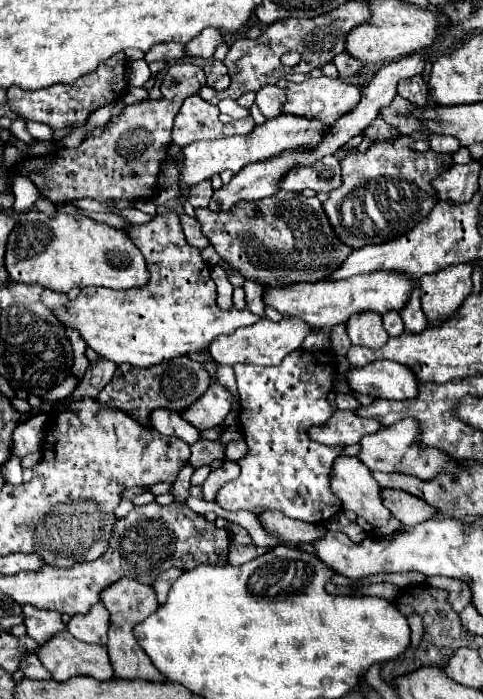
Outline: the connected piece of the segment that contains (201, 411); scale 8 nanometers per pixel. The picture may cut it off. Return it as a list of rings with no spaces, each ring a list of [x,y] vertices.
[[[212,383],[208,391],[196,403],[192,403],[188,411],[182,411],[180,415],[184,421],[192,423],[198,431],[212,429],[226,419],[232,401],[234,397],[220,383]]]

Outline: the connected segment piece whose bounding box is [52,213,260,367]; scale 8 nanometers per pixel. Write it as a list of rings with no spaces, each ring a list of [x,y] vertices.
[[[164,213],[156,215],[152,221],[144,225],[130,225],[126,229],[128,237],[132,243],[142,251],[146,259],[146,267],[150,271],[150,279],[144,287],[140,289],[124,289],[124,291],[114,291],[114,289],[102,289],[102,287],[88,287],[82,289],[76,299],[68,303],[66,309],[54,309],[52,313],[56,319],[64,323],[66,329],[76,329],[84,343],[94,349],[100,357],[114,361],[116,365],[128,363],[134,367],[152,367],[162,361],[188,355],[188,353],[200,353],[208,349],[210,341],[216,339],[218,335],[230,335],[240,327],[256,323],[260,317],[250,313],[248,309],[238,311],[222,311],[216,305],[216,287],[214,281],[210,279],[210,267],[202,261],[200,249],[188,245],[184,239],[184,233],[180,231],[180,221],[176,213]]]

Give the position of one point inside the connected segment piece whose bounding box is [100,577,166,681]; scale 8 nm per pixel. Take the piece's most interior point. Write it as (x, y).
(128, 602)

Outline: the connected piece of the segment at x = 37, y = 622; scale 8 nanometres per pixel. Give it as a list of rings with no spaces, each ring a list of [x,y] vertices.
[[[24,605],[24,625],[26,625],[26,633],[36,641],[36,643],[44,643],[48,641],[56,631],[60,631],[64,625],[60,621],[60,613],[58,611],[50,611],[50,609],[38,609],[32,605]]]

